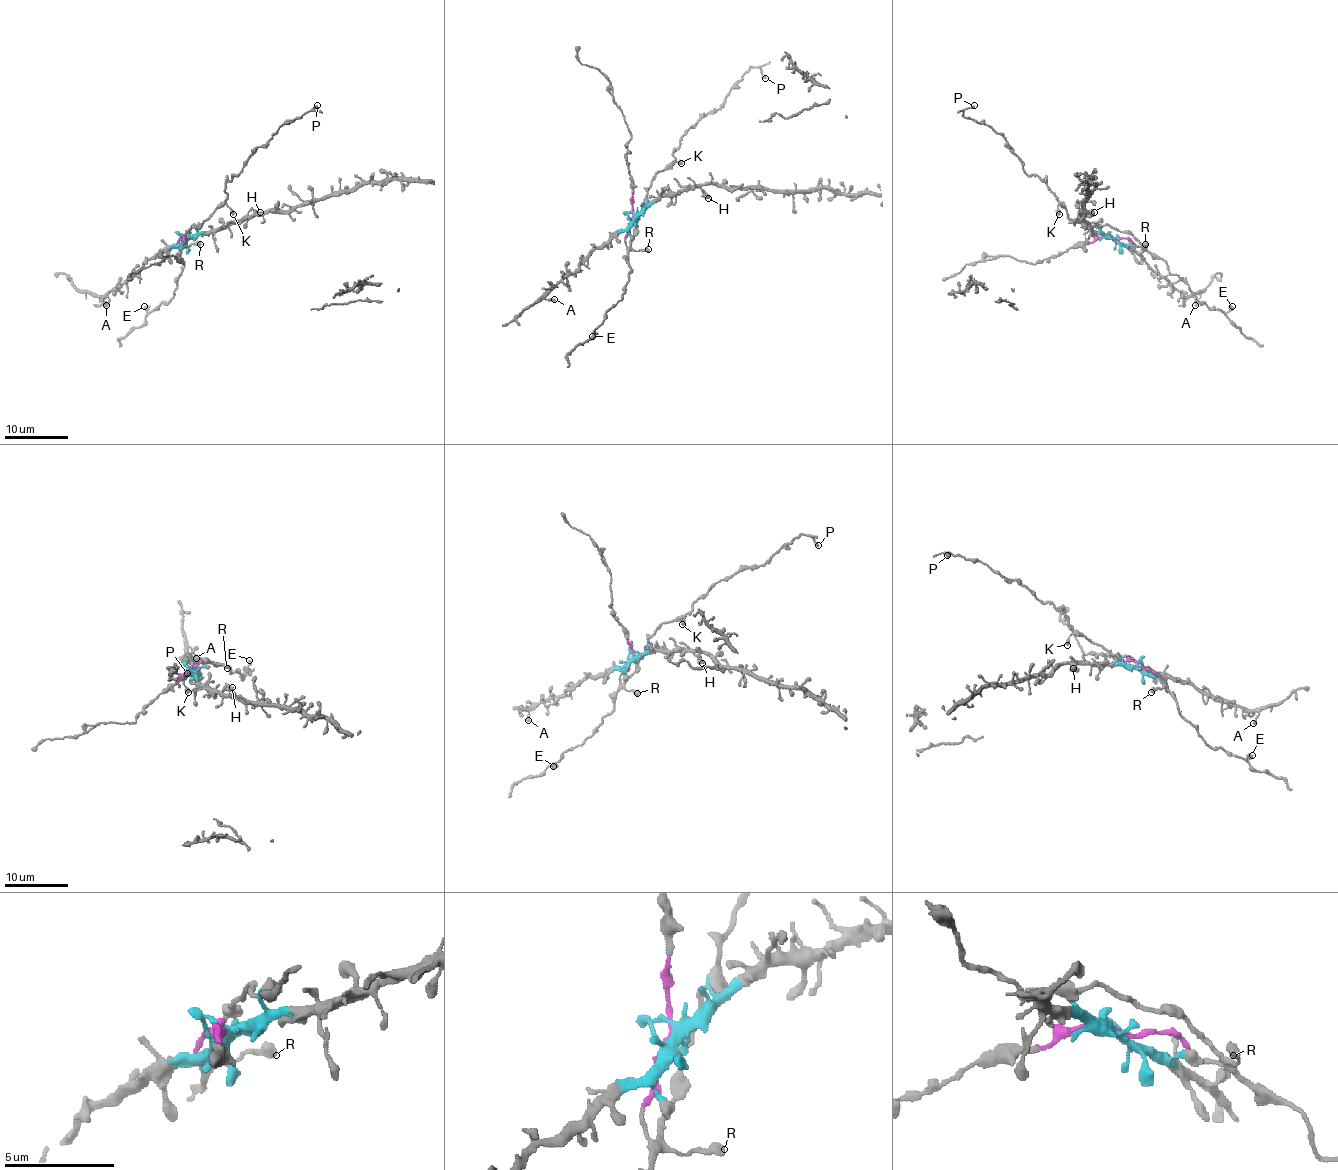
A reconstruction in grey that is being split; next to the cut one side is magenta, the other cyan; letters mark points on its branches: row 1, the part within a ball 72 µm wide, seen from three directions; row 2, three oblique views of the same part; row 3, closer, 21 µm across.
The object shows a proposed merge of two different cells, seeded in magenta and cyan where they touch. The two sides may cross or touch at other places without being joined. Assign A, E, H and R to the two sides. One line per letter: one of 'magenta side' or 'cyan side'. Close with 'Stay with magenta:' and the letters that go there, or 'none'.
A: cyan side
E: magenta side
H: cyan side
R: magenta side
Stay with magenta: E, R

